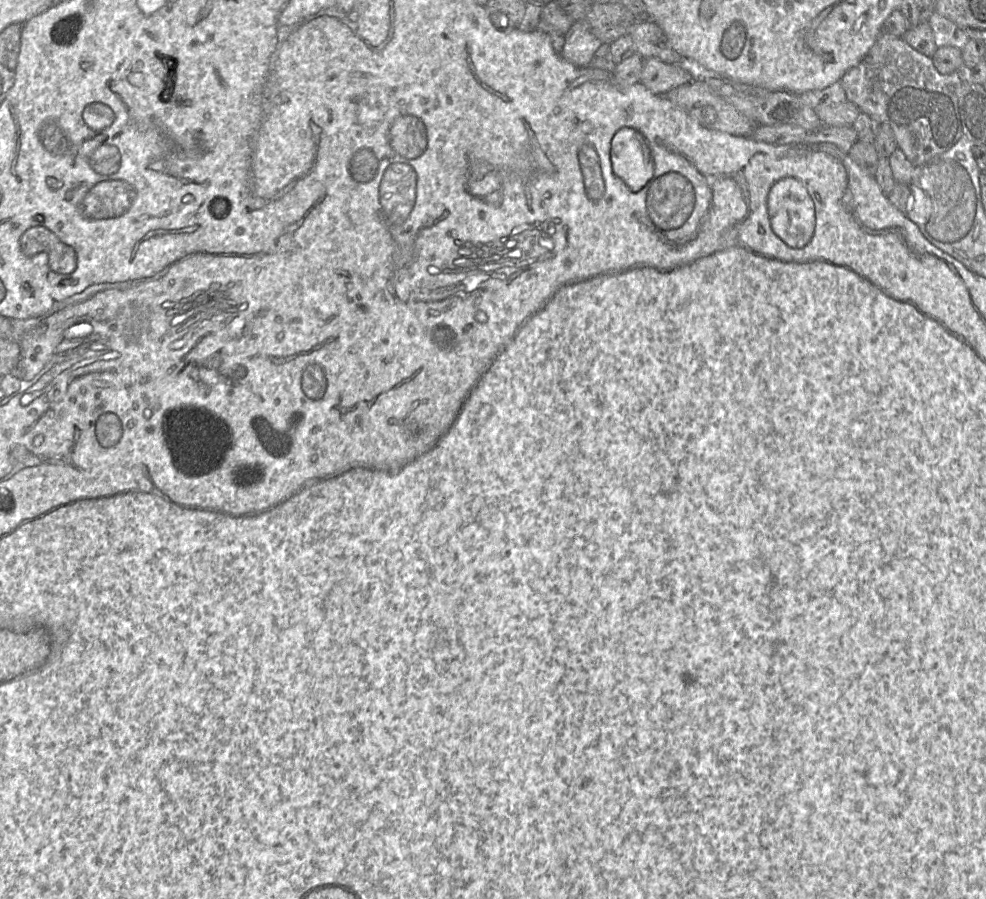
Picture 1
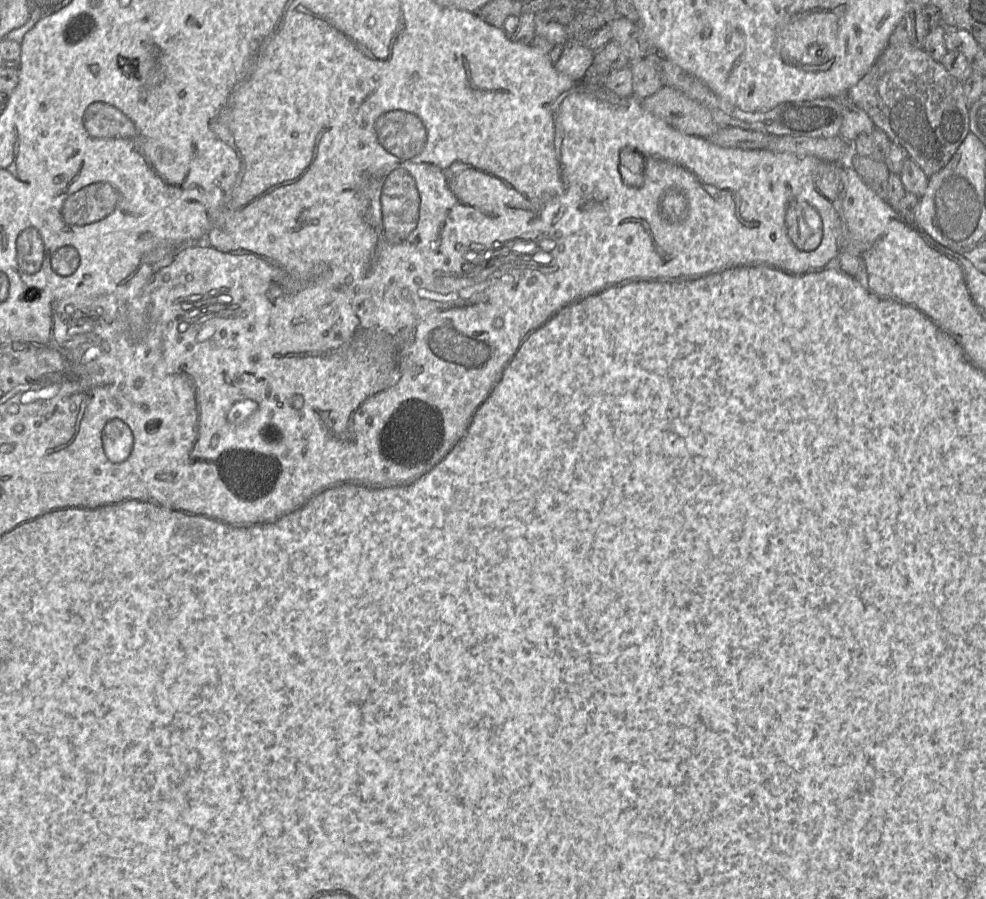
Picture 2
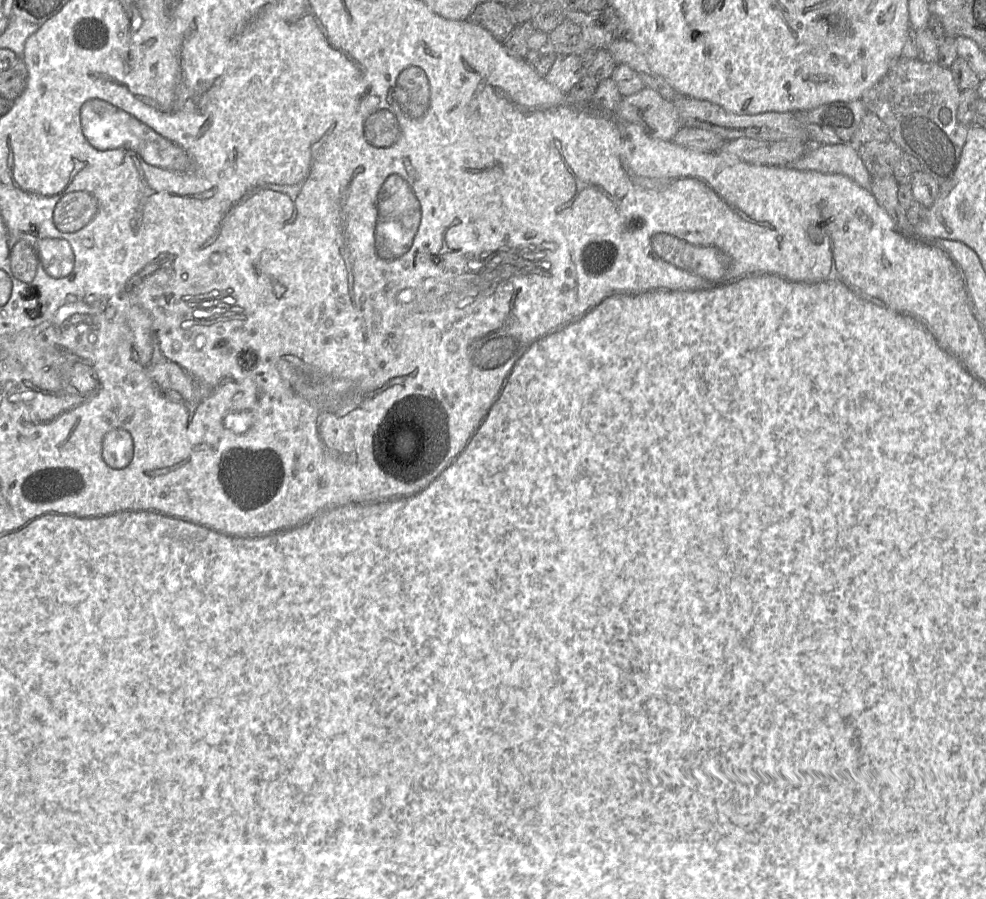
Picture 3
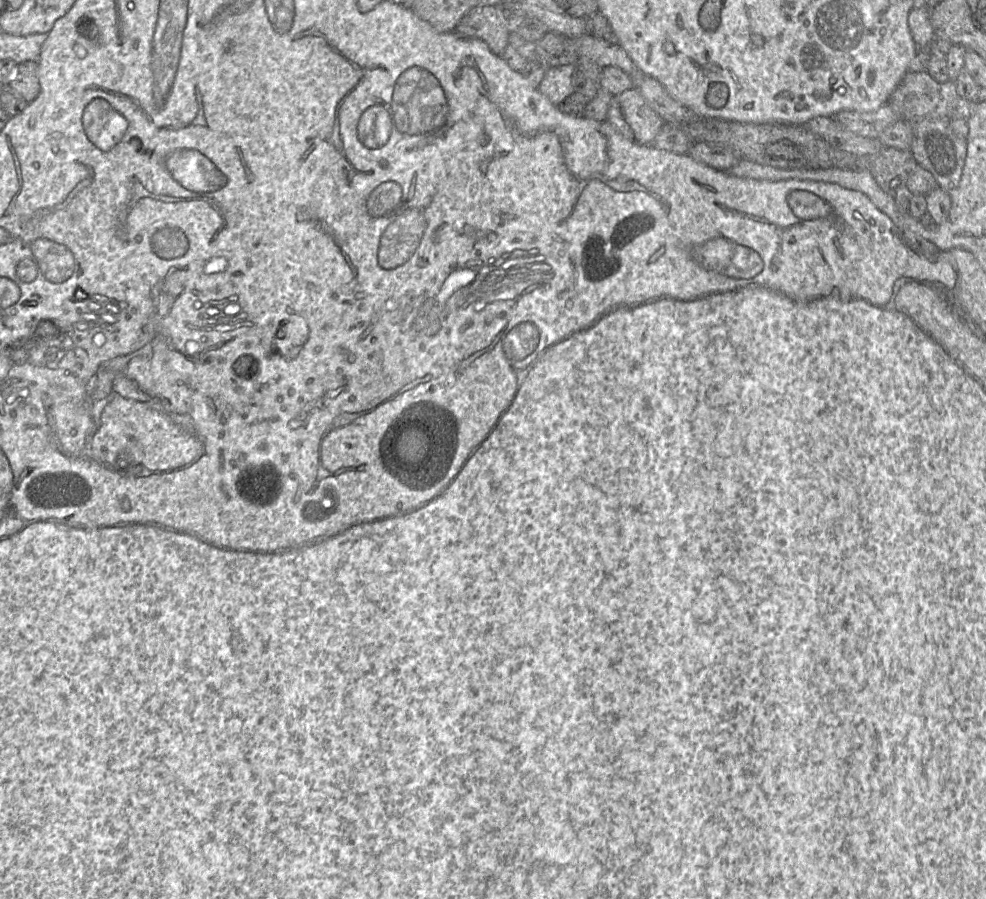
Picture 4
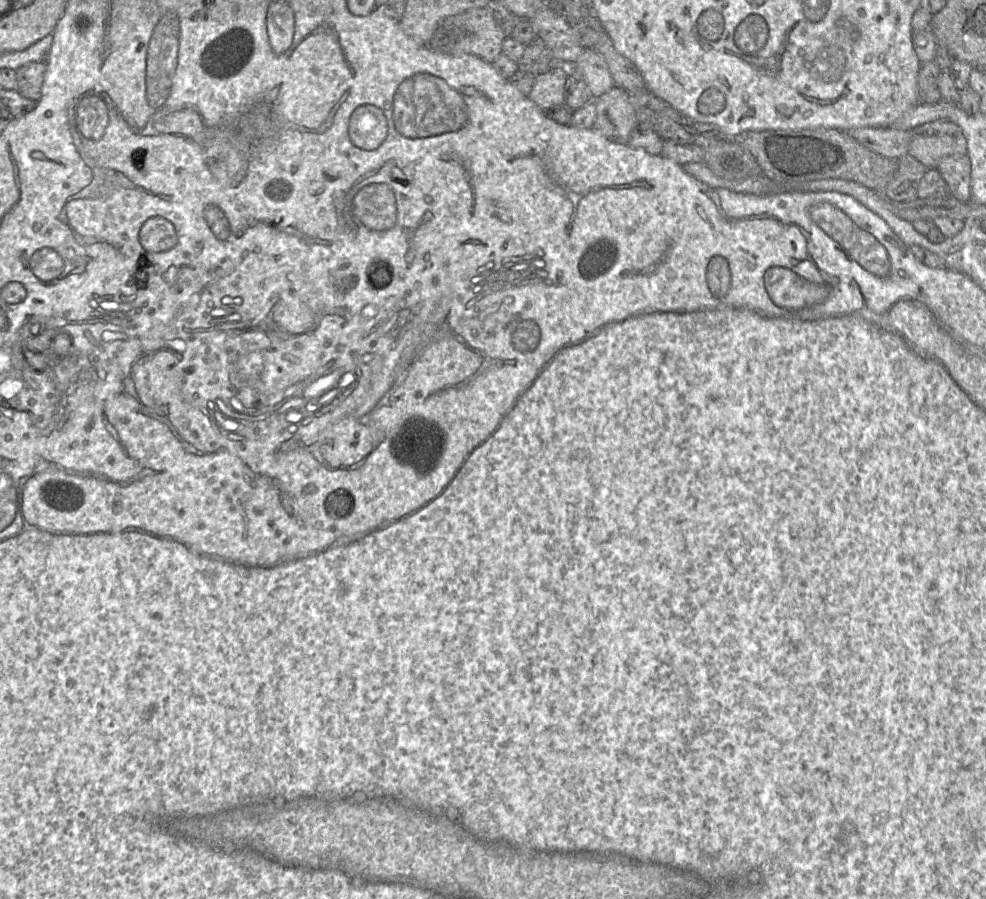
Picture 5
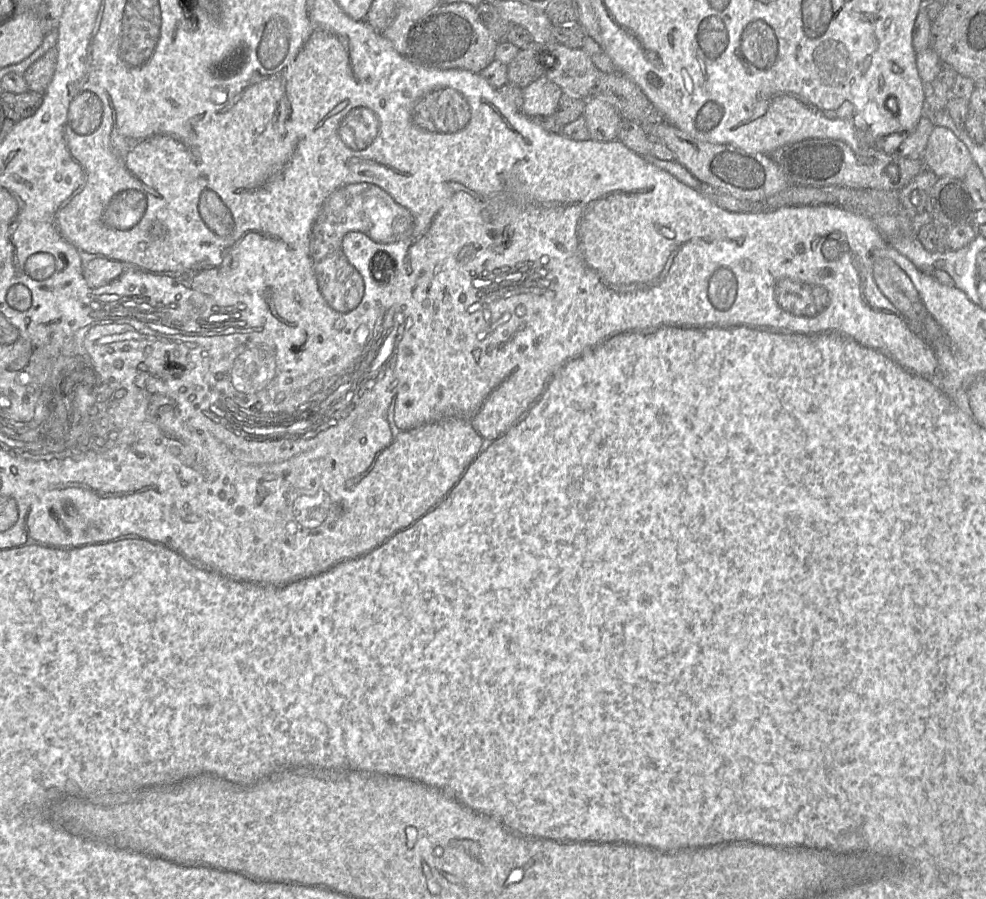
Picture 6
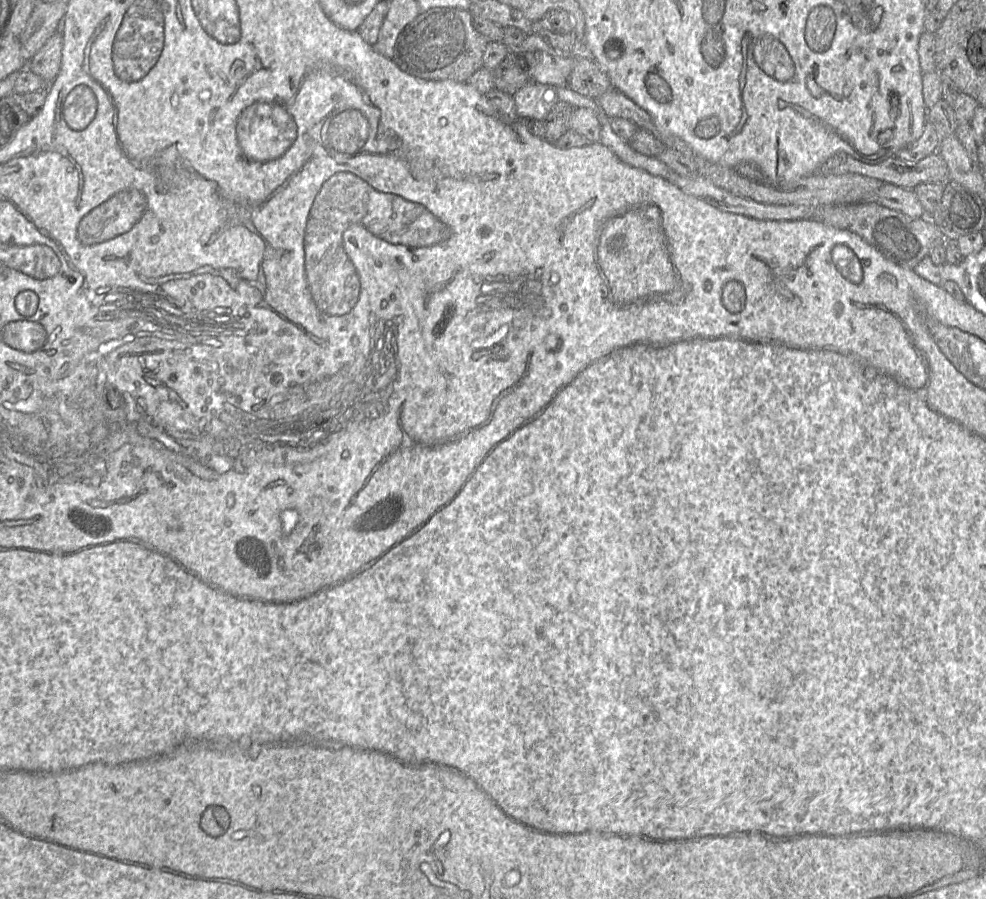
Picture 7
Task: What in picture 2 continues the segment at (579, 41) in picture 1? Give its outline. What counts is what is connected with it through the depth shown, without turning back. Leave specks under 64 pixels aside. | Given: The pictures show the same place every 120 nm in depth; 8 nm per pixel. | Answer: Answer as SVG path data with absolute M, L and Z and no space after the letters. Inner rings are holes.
M574 40L564 43L560 59L554 65L562 75L573 81L582 81L594 60L595 52Z

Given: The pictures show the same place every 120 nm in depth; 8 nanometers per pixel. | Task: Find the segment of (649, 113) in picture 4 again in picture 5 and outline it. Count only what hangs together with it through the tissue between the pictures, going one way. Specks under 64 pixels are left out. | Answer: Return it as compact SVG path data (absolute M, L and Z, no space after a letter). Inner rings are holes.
M613 87L595 99L596 120L592 128L608 139L628 144L631 132L639 125L630 94L621 87Z

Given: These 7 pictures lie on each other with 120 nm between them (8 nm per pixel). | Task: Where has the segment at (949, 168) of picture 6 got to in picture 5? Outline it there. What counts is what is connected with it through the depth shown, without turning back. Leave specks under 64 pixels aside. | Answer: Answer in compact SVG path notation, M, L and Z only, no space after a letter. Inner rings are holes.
M937 120L912 130L908 154L927 169L937 169L943 158L967 154L967 142L956 124L949 120Z

